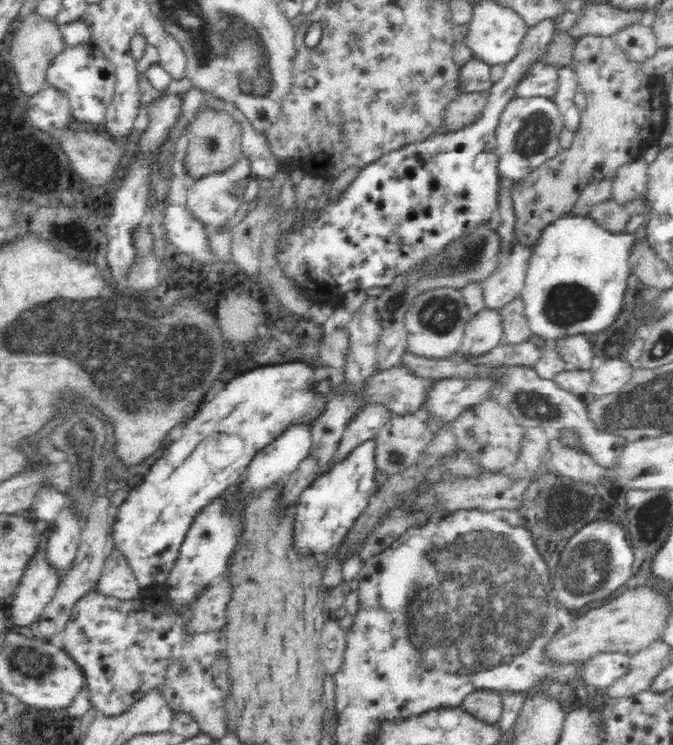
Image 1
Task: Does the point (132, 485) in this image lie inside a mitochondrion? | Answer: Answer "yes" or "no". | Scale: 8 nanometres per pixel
no

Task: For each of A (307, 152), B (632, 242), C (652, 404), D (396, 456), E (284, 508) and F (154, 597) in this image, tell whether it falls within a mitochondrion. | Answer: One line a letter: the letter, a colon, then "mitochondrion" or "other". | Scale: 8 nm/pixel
A: other
B: other
C: mitochondrion
D: mitochondrion
E: other
F: other

